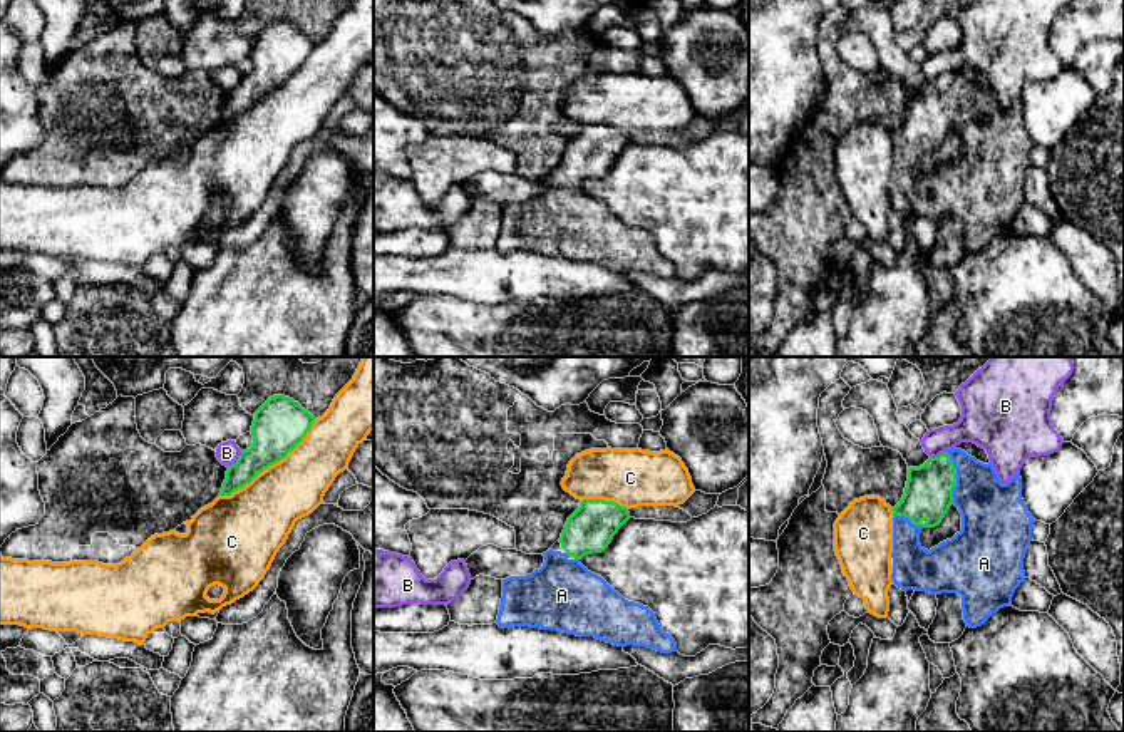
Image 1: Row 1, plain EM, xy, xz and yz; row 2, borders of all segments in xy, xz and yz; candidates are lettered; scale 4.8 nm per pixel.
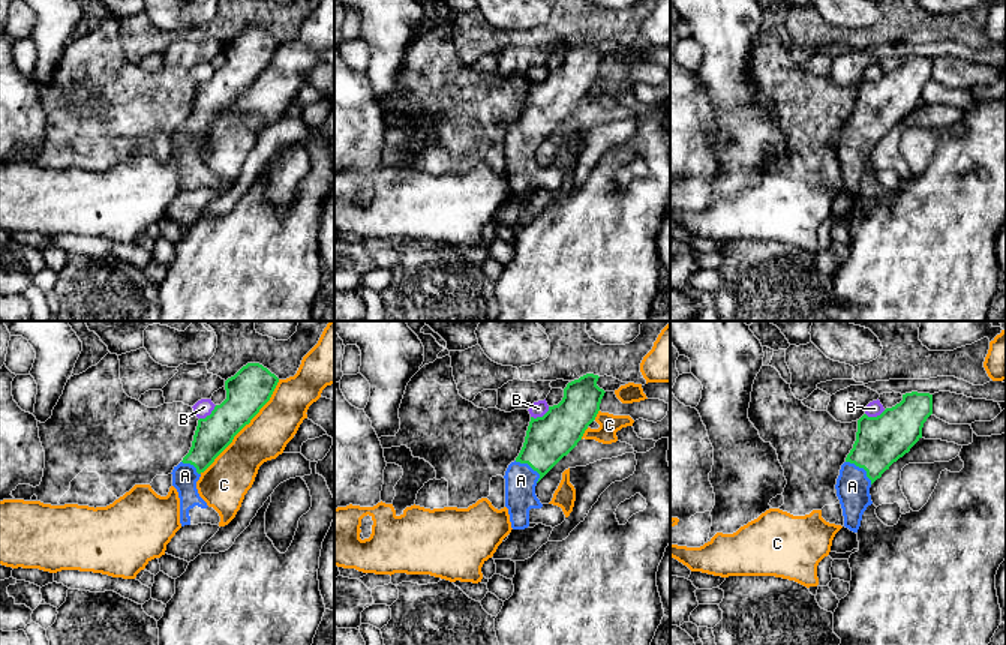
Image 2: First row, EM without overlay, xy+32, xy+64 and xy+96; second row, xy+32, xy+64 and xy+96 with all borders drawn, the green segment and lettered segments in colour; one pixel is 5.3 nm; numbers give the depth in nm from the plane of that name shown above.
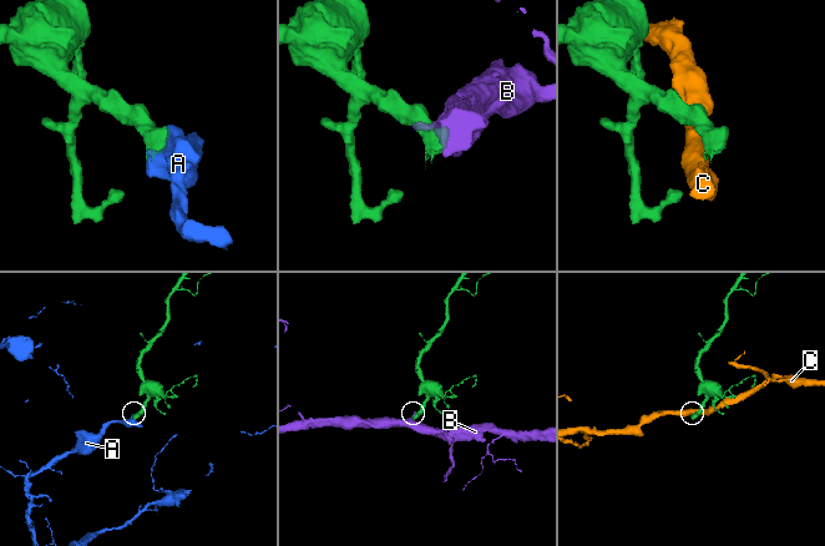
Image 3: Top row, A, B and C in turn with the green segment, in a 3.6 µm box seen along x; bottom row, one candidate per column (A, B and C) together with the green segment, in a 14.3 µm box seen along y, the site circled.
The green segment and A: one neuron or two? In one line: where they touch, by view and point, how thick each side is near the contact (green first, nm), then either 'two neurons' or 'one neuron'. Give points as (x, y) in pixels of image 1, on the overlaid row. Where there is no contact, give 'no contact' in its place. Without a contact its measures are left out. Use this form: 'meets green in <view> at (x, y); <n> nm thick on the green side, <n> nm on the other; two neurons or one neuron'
meets green in yz at (955, 478); 240 nm thick on the green side, 300 nm on the other; one neuron

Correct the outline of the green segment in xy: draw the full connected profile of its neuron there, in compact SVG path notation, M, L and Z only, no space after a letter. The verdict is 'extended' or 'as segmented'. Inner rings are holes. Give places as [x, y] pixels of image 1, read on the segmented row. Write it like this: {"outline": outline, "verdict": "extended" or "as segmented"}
{"outline": "M285 395L270 397L251 425L253 446L228 466L219 496L231 496L260 472L285 459L312 429L315 417Z", "verdict": "as segmented"}

